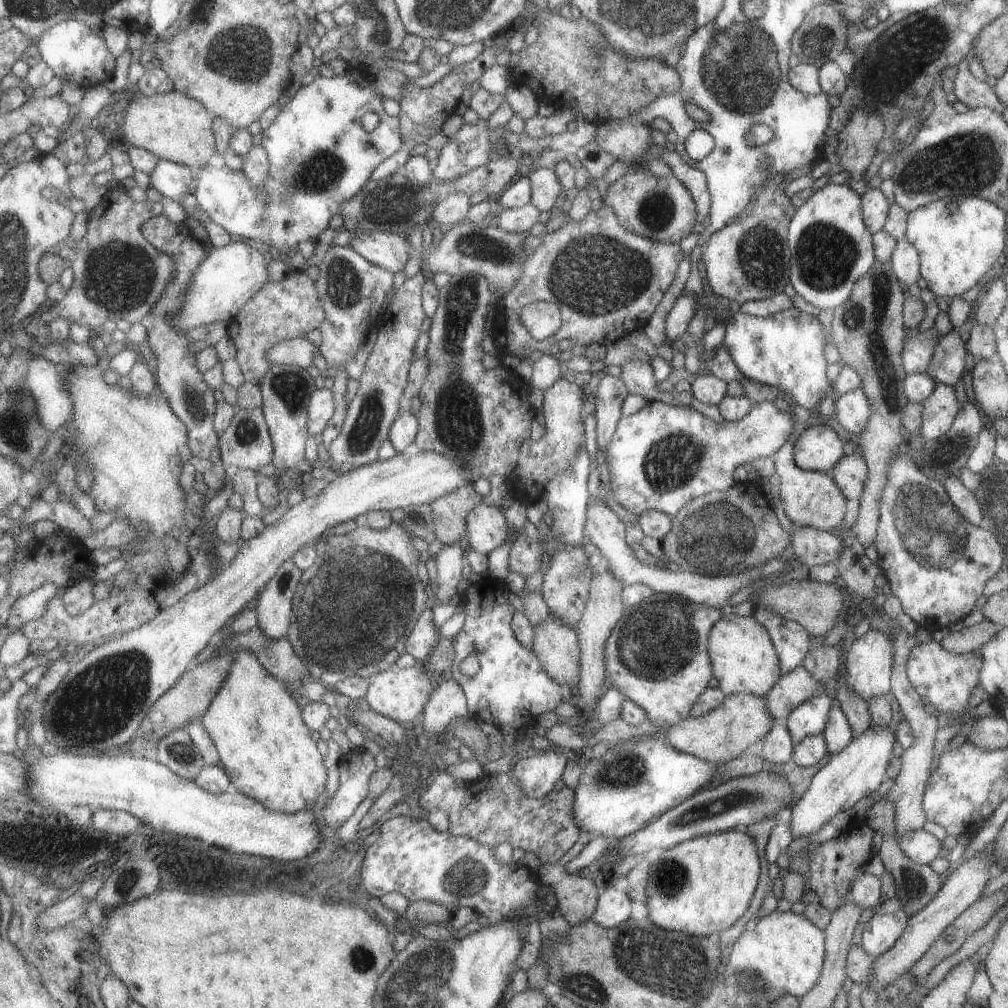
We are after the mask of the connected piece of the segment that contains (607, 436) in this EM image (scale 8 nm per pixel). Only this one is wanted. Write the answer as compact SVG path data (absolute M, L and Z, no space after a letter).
M599 376L595 400L597 400L597 444L601 446L601 452L613 442L613 436L621 424L623 418L623 402L631 394L627 388L627 382L623 378L615 376Z

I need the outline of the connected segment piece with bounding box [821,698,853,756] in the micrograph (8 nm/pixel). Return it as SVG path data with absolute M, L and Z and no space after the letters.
M837 698L831 700L831 708L829 708L829 716L827 716L827 724L823 728L823 738L825 738L825 744L827 744L827 750L829 750L829 756L837 754L839 750L843 750L849 740L853 738L853 730L837 702Z

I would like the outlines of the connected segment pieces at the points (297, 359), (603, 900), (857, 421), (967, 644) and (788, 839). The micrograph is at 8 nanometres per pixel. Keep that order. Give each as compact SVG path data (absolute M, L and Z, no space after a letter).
M295 338L295 340L285 340L277 346L273 346L267 352L267 360L273 366L279 364L293 364L293 366L301 366L307 368L313 364L313 352L319 352L317 346L313 346L309 340L305 338Z
M611 886L601 894L593 920L605 928L617 928L623 922L631 920L631 912L633 912L633 898L629 896L629 892L621 892Z
M859 388L859 390L853 390L853 392L847 392L847 394L841 394L841 396L835 396L835 410L833 410L833 418L835 422L849 434L849 436L855 436L863 430L867 418L869 418L869 402L865 398L865 392Z
M983 620L975 626L963 628L959 632L949 630L949 634L939 644L941 644L941 648L945 648L951 654L973 654L973 650L983 648L997 632L999 632L999 628L991 620Z
M783 808L777 816L775 816L775 826L769 834L769 840L767 840L767 846L765 846L765 856L767 856L767 862L781 862L779 854L783 850L789 852L789 848L795 846L795 834L793 834L793 824L791 824L791 814L793 810L791 808Z

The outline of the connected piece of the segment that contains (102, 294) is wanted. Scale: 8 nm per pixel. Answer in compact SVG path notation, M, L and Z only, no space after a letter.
M113 186L105 198L101 200L101 204L89 214L87 218L87 232L83 236L81 242L71 244L73 246L73 258L71 258L71 268L73 268L73 286L69 288L67 296L57 304L59 316L73 320L85 328L89 328L91 332L99 332L101 326L107 320L127 320L129 324L135 324L139 320L143 320L151 308L157 306L157 302L161 300L161 296L165 294L165 290L169 288L169 284L175 278L177 272L177 260L165 252L161 252L155 244L149 242L149 238L145 238L143 234L143 224L159 218L165 212L165 206L159 202L135 202L129 192L121 186Z

